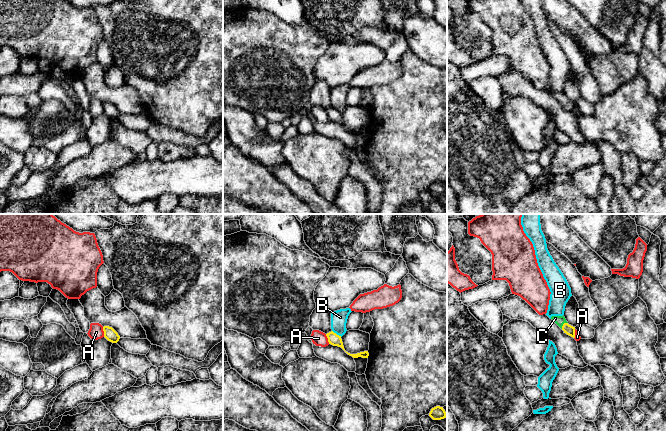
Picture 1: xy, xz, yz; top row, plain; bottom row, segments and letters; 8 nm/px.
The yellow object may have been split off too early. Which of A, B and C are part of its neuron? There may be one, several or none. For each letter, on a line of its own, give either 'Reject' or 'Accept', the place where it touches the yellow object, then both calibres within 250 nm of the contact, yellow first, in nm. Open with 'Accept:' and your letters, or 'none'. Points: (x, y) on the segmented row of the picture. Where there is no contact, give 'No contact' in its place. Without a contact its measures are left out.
Accept: C
A: Reject. Touches yellow at xy (104, 332). Thickness 100 nm (yellow) against 120 nm
B: Reject. Touches yellow at xz (336, 334). Thickness 90 nm (yellow) against 130 nm
C: Accept. Touches yellow at yz (563, 324). Thickness 80 nm (yellow) against 80 nm

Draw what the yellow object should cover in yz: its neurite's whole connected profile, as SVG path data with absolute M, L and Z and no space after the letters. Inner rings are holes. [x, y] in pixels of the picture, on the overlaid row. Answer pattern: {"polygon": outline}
{"polygon": "M552 316L551 319L566 333L575 338L575 327L568 324L564 316Z"}

